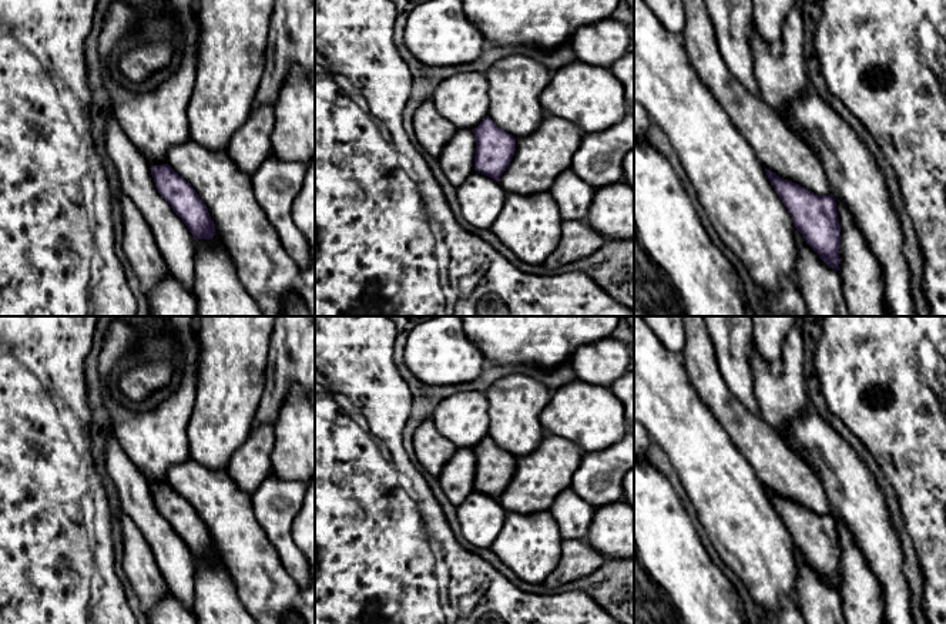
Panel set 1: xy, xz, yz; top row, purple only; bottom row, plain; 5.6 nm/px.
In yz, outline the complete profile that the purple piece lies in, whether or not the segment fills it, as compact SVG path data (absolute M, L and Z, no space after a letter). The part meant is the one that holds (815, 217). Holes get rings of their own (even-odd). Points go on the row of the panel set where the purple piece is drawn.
M684 0L684 3L685 33L682 41L690 64L765 167L771 185L792 217L795 228L828 266L839 271L841 225L822 162L759 94L748 91L729 71L719 51L705 0Z

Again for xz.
M547 114L539 128L527 137L514 138L499 128L489 115L472 132L476 140L474 170L499 181L509 194L520 195L550 191L554 180L570 170L573 155L584 137L584 131L573 123Z

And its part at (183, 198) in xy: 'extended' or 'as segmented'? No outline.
extended

